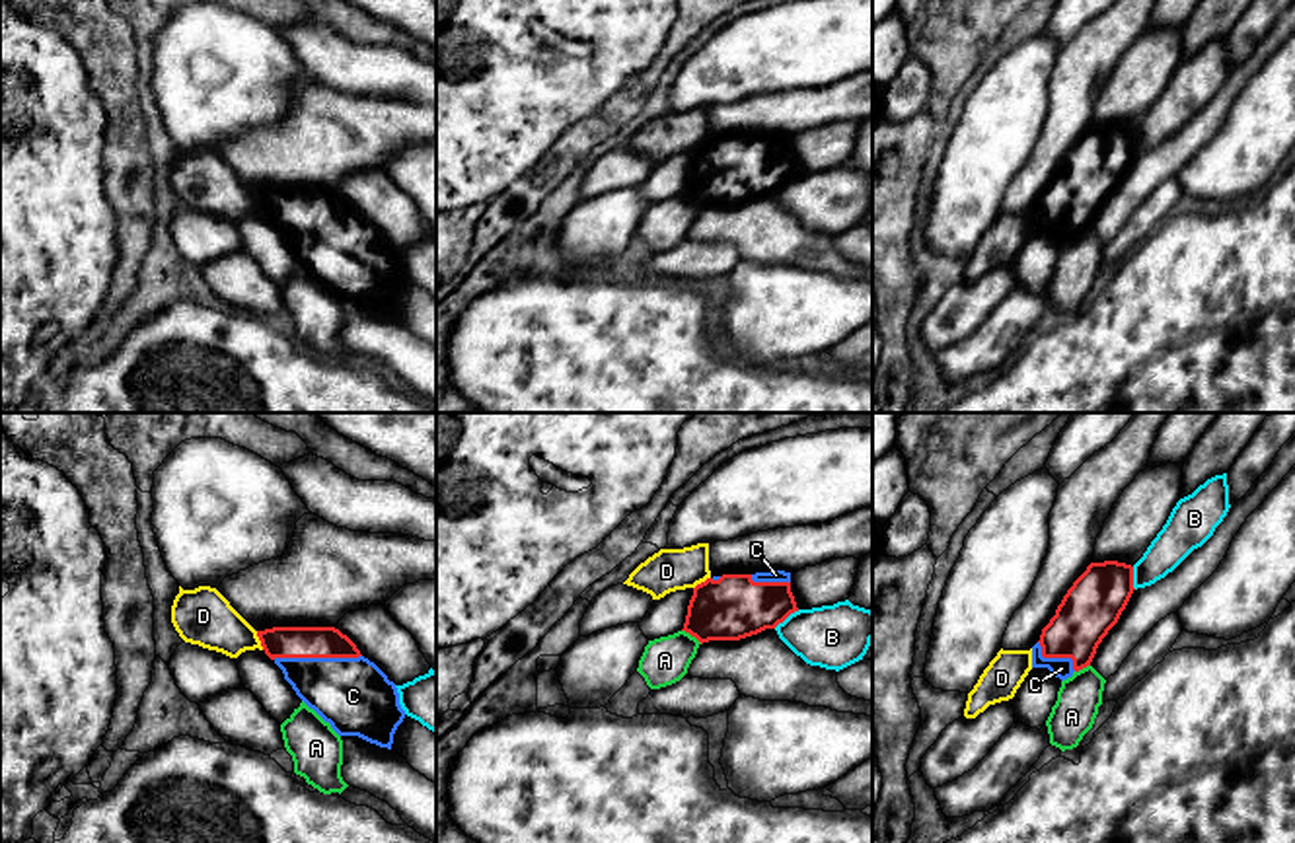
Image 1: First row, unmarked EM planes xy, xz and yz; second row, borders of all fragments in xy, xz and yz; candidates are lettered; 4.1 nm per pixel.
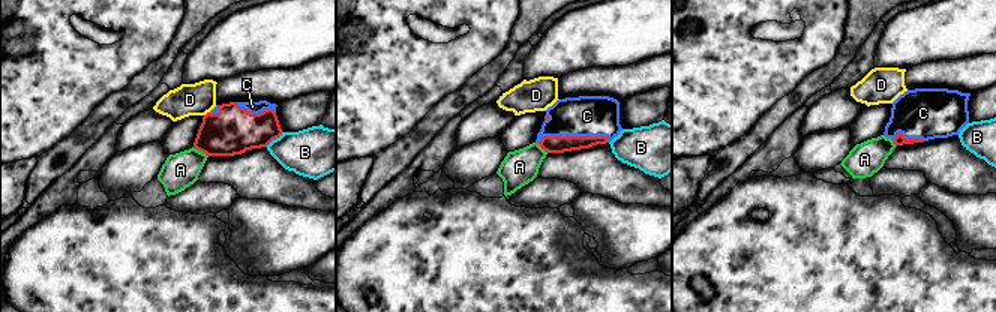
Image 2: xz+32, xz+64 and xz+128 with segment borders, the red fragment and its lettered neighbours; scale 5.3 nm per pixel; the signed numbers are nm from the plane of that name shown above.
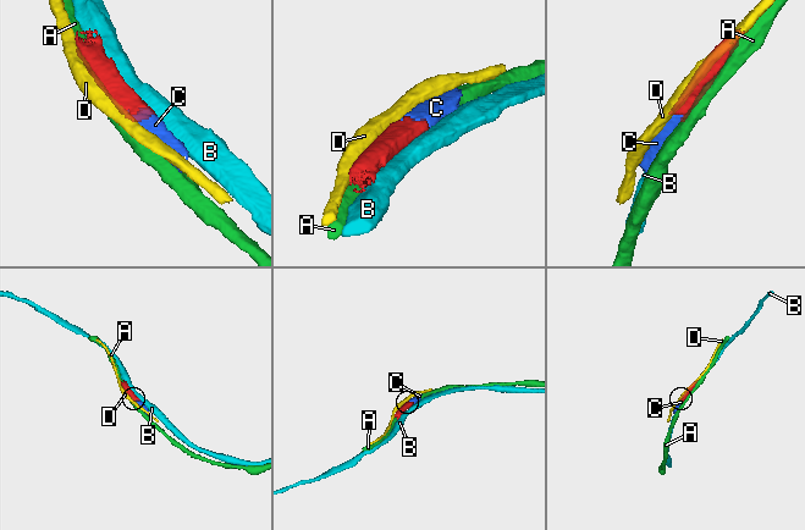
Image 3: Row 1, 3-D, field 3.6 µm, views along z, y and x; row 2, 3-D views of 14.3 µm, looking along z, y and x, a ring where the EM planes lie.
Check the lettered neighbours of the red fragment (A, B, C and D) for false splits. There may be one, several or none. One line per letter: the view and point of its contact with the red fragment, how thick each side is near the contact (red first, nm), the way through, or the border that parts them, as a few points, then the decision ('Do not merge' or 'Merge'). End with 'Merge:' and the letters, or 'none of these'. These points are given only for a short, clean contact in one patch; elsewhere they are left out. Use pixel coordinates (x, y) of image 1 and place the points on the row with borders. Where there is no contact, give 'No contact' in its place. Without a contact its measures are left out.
A: Touches red at xz (692, 635). Thickness 260 nm (red) against 190 nm. Do not merge
B: Touches red at xz (785, 618). Thickness 260 nm (red) against 260 nm. Do not merge
C: Touches red at xy (316, 657). Thickness 130 nm (red) against 300 nm. Merge
D: Touches red at xy (259, 639). Thickness 130 nm (red) against 240 nm. Do not merge
Merge: C

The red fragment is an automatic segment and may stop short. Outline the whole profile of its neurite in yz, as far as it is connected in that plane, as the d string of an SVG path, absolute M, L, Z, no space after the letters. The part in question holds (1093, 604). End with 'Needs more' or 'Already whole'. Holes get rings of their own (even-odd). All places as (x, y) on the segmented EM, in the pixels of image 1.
M1091 563L1042 629L1040 641L1032 646L1032 668L1048 668L1063 681L1091 666L1133 590L1131 565Z. Needs more

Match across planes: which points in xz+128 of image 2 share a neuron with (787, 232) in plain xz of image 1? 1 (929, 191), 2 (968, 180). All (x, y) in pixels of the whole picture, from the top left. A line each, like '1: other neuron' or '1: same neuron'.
1: other neuron
2: same neuron

